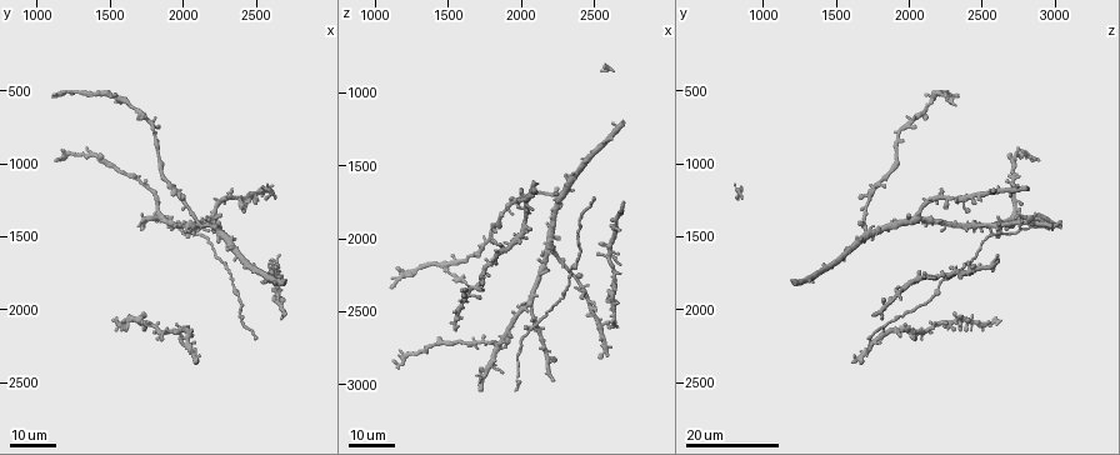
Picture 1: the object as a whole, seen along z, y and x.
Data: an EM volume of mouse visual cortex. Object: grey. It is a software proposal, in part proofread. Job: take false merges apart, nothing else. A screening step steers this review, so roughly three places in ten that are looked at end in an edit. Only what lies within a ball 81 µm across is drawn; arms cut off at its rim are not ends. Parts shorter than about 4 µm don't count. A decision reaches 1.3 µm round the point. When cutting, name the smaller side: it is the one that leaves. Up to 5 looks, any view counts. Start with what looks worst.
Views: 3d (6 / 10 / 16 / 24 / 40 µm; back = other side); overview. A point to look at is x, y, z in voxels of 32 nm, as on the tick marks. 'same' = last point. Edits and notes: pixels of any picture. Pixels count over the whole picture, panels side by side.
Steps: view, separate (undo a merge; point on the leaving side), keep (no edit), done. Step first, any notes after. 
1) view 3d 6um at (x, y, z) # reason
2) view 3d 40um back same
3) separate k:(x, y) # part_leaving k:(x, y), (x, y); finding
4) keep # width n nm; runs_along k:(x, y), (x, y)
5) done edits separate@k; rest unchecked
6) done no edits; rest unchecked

view 3d 16um at (2080, 1500, 2600) # arms part here

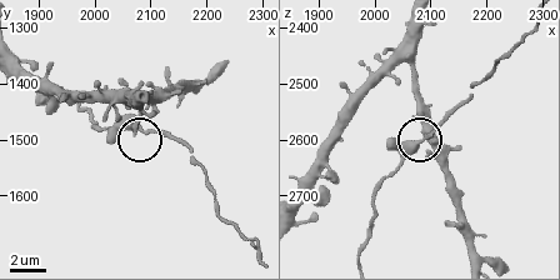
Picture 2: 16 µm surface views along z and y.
view 3d 10um at (2095, 1485, 2595)

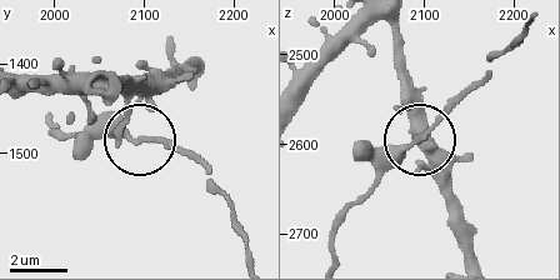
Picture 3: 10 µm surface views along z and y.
keep # arms 3; runs_along 3:(395, 25), (395, 69), (414, 140), (369, 188); one cell here

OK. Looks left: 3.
view 3d 24um at (1480, 500, 2200)

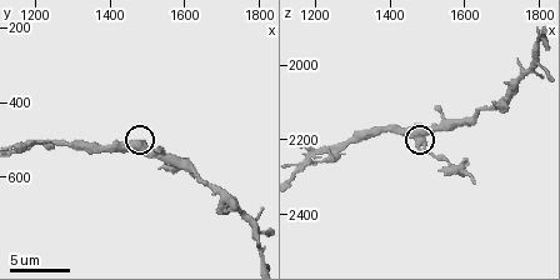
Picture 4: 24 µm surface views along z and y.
view 3d 10um same # zoom in

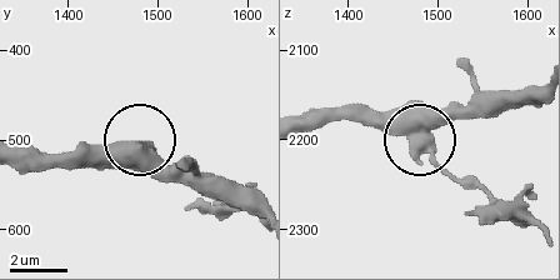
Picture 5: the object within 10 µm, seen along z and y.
separate 5:(439, 170) # part_leaving 5:(416, 139), (430, 158), (538, 229); a second cell is stuck on

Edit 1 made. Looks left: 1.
done edits separate@5; rest unchecked

